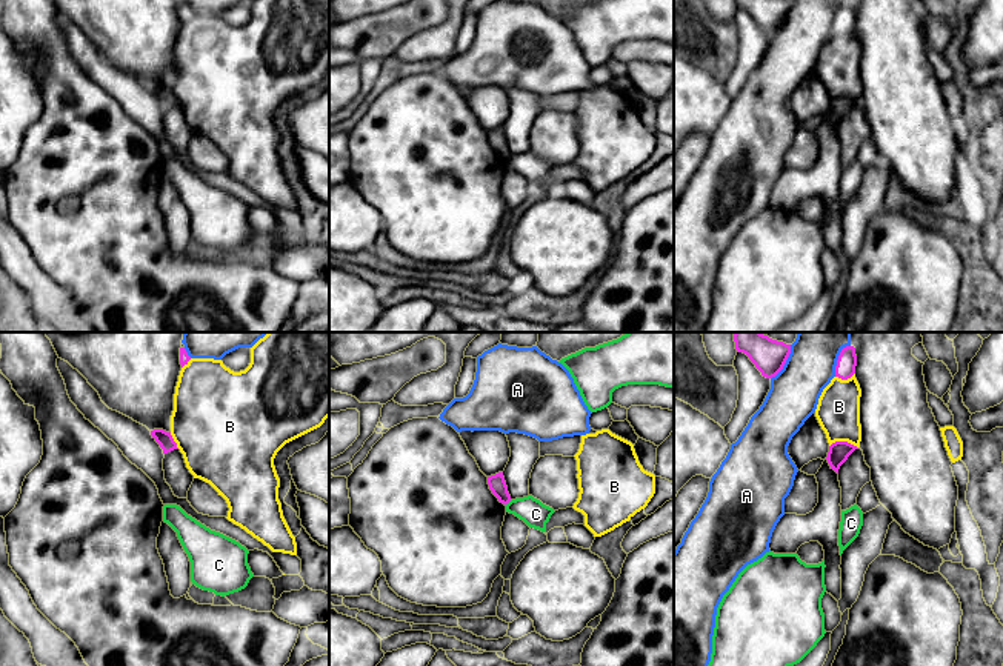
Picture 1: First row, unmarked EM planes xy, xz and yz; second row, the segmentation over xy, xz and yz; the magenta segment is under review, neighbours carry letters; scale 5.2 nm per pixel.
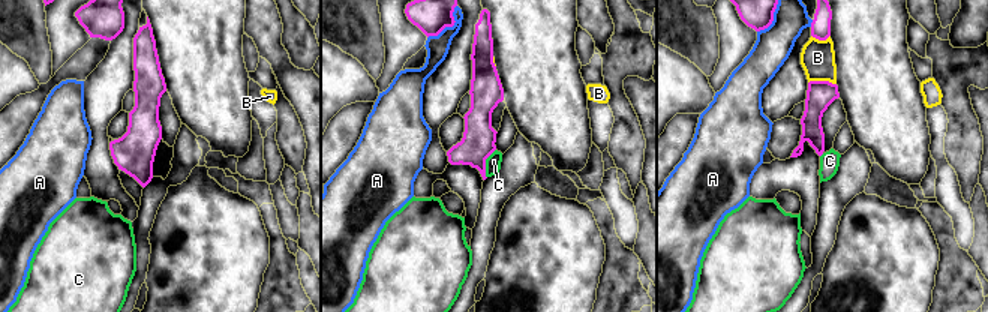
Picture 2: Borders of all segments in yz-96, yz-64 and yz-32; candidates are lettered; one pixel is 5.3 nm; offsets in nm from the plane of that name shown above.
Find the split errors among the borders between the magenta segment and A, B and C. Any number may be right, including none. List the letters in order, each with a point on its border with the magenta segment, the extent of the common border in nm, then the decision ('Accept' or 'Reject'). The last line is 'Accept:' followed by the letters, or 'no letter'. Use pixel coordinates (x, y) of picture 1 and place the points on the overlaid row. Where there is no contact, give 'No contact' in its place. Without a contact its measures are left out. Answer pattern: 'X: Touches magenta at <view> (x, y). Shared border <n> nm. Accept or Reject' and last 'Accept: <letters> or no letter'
A: Touches magenta at yz (785, 362). Shared border 220 nm. Reject
B: Touches magenta at yz (843, 442). Shared border 150 nm. Reject
C: Touches magenta at xz (508, 502). Shared border 50 nm. Reject
Accept: no letter

